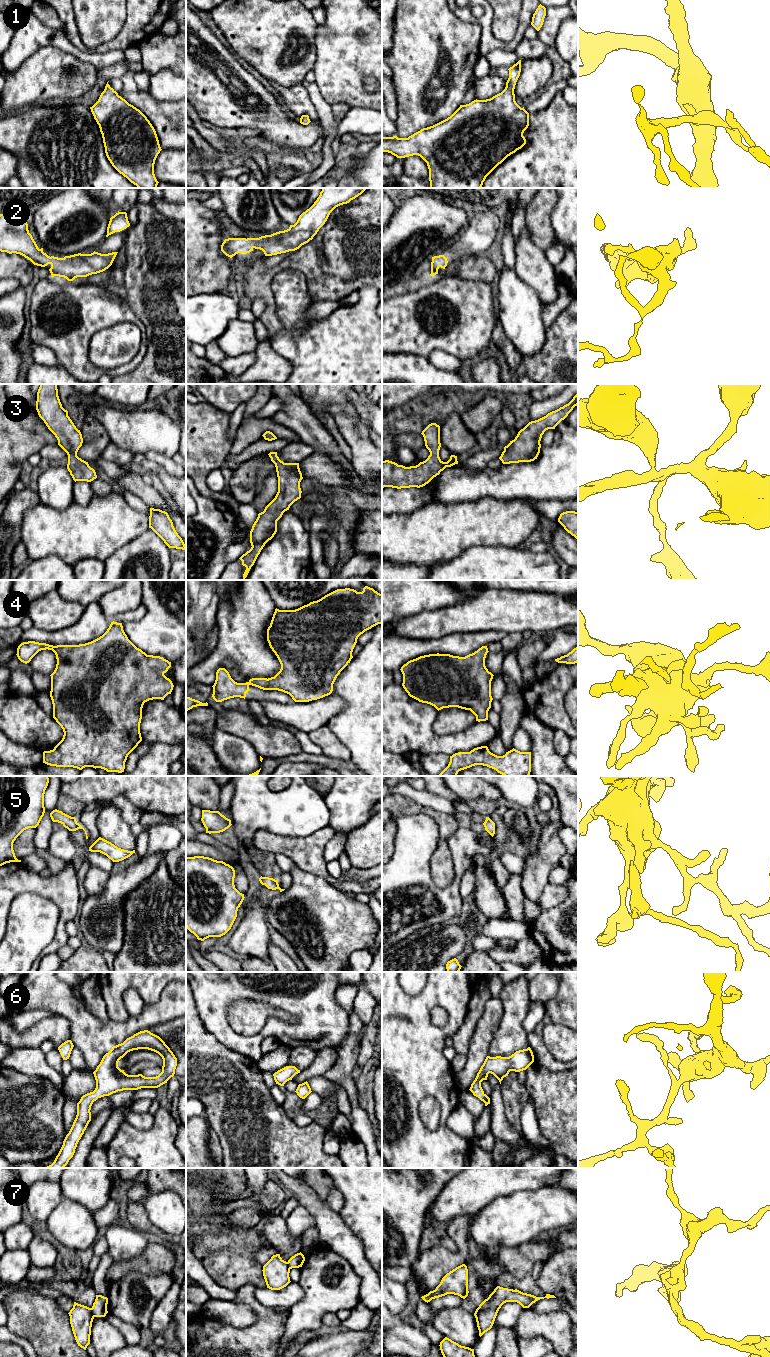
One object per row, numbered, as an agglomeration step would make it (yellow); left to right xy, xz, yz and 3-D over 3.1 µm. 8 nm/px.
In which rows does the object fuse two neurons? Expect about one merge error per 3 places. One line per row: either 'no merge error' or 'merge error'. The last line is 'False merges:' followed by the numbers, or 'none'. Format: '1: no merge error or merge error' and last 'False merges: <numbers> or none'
1: no merge error
2: no merge error
3: no merge error
4: merge error
5: no merge error
6: no merge error
7: merge error
False merges: 4, 7

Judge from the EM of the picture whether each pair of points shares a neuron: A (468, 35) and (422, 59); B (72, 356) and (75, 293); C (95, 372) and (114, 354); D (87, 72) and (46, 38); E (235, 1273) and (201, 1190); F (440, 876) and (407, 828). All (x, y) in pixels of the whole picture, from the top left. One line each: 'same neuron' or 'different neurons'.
A: same neuron
B: same neuron
C: different neurons
D: different neurons
E: same neuron
F: different neurons

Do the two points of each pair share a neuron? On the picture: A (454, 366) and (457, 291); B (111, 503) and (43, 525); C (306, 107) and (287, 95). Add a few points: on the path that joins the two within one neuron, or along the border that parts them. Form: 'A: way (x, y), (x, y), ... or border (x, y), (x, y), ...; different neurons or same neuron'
A: border (431, 351), (444, 350), (460, 360); different neurons
B: way (94, 520), (89, 525), (60, 525); same neuron
C: way (301, 104), (292, 96); same neuron

